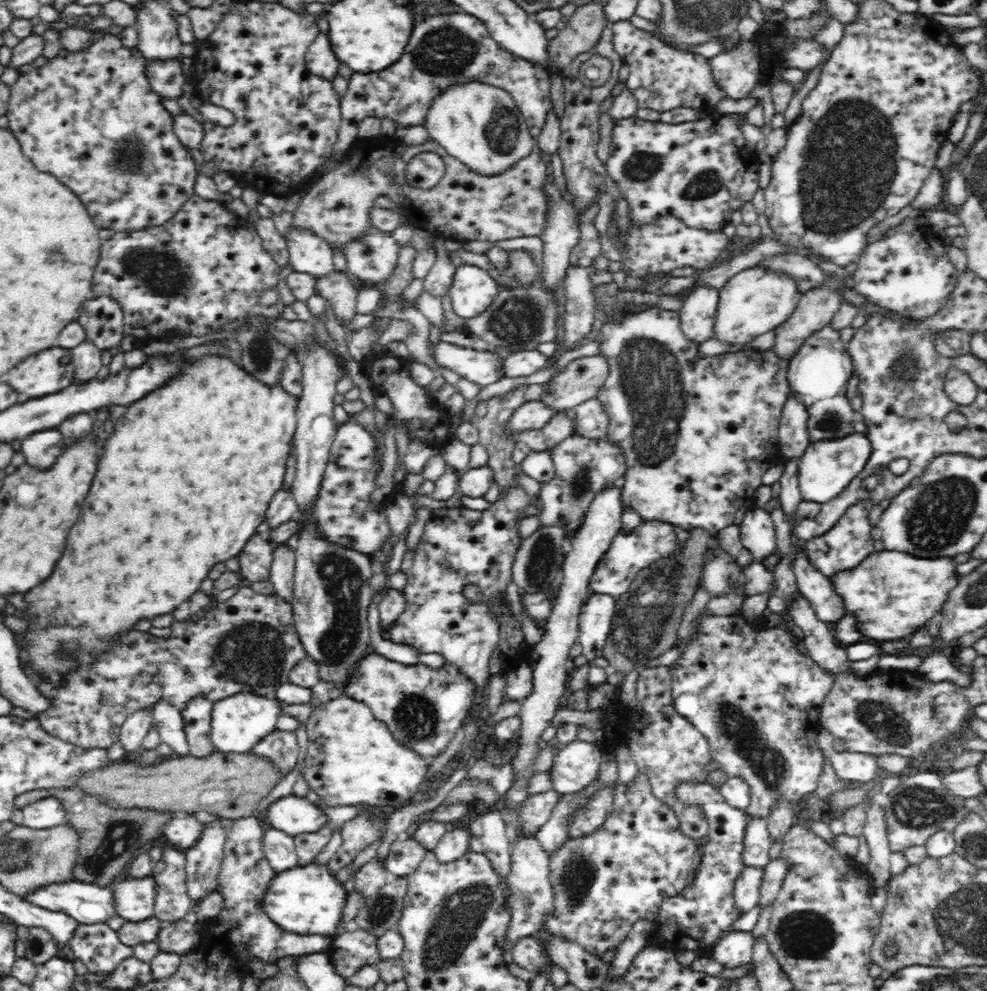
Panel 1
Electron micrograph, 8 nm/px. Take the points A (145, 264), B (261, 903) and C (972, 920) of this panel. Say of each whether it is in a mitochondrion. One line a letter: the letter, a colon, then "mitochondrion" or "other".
A: mitochondrion
B: other
C: mitochondrion

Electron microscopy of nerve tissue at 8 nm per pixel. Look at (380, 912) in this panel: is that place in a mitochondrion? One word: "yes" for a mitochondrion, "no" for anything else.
yes

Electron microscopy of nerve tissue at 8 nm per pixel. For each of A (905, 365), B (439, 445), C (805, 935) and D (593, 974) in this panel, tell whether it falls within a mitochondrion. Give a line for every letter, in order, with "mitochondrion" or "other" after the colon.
A: mitochondrion
B: other
C: mitochondrion
D: other

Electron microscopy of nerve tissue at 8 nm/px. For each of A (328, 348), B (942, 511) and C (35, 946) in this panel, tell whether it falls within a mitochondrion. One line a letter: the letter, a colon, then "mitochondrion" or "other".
A: other
B: mitochondrion
C: mitochondrion

